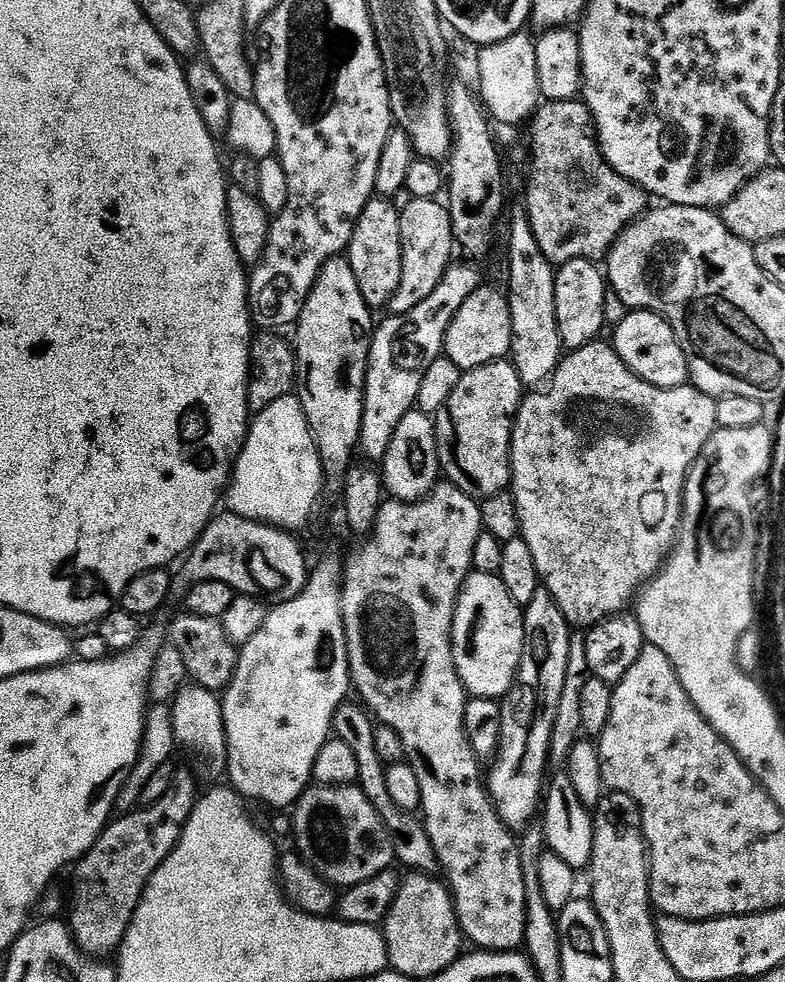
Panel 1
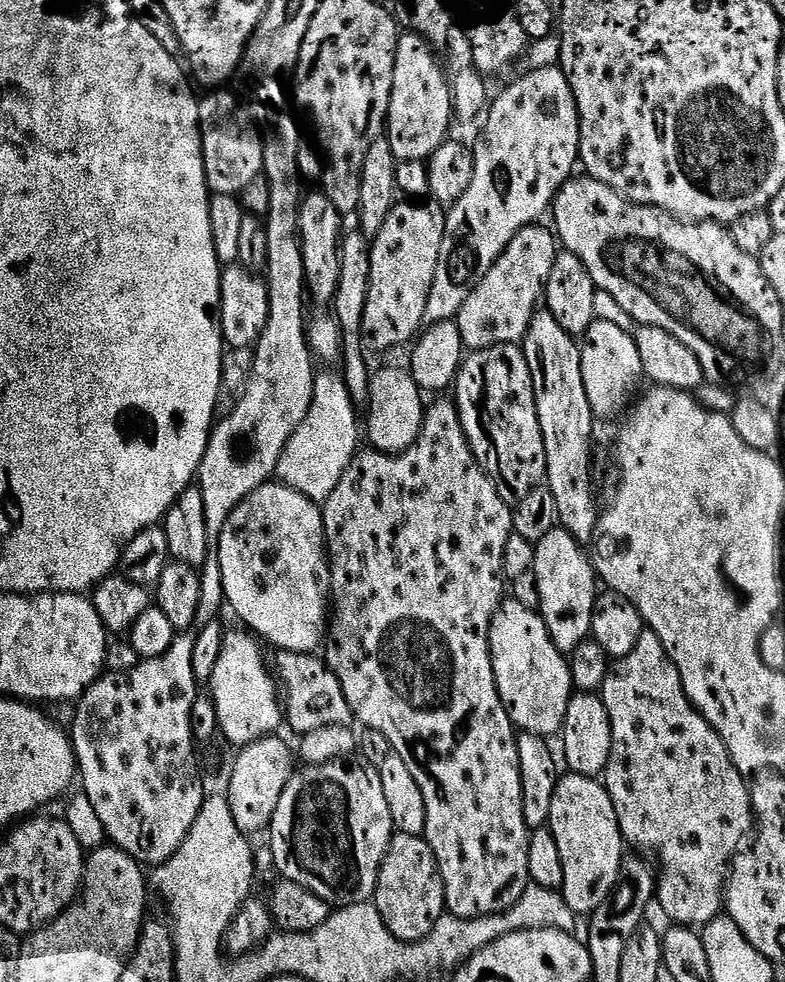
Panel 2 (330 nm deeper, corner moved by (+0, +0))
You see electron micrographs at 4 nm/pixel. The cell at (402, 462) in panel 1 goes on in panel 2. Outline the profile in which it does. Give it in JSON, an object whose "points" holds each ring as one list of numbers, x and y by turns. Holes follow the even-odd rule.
{"points":[[384,368,372,377,370,400,366,409,366,440,378,452,395,454,405,452,416,443,420,431,424,429,426,400,414,382,411,371,400,368]]}

